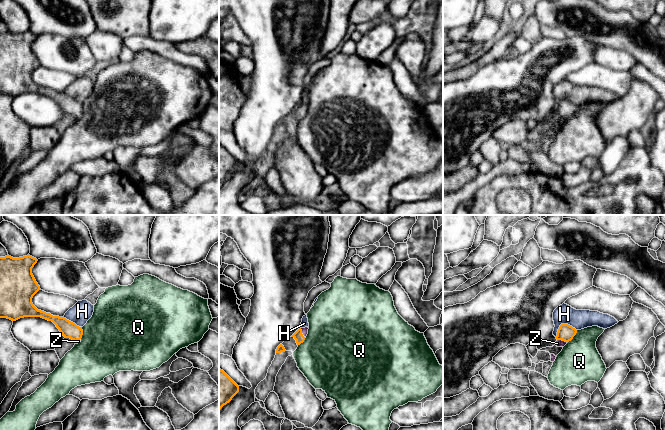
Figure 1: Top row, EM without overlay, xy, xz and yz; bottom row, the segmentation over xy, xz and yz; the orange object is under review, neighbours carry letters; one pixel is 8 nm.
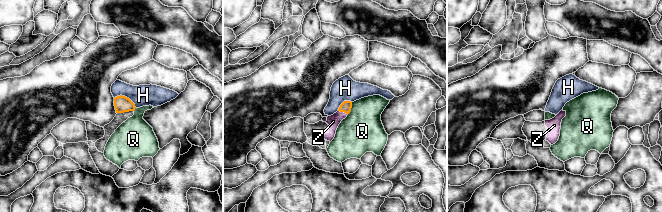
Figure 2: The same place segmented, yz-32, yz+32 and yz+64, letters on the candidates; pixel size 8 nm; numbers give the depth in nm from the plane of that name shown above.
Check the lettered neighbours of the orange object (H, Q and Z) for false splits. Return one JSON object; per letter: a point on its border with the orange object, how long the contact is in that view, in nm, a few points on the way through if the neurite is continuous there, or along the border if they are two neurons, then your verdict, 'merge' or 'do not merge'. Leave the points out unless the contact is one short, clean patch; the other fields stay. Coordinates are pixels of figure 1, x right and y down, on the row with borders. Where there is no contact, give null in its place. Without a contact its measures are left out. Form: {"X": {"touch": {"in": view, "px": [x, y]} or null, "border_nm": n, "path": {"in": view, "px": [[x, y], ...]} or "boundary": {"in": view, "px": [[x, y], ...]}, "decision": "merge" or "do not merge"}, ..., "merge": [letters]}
{"H": {"touch": {"in": "yz", "px": [562, 324]}, "border_nm": 190, "decision": "do not merge"}, "Q": {"touch": {"in": "yz", "px": [573, 336]}, "border_nm": 140, "decision": "do not merge"}, "Z": {"touch": {"in": "yz", "px": [562, 340]}, "border_nm": 90, "path": {"in": "yz", "px": [[565, 332], [562, 340], [559, 343]]}, "decision": "merge"}, "merge": ["Z"]}

